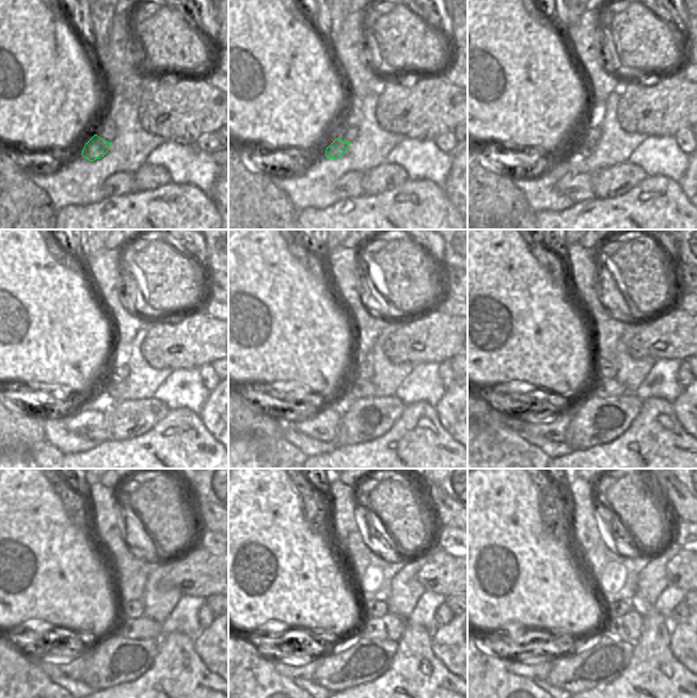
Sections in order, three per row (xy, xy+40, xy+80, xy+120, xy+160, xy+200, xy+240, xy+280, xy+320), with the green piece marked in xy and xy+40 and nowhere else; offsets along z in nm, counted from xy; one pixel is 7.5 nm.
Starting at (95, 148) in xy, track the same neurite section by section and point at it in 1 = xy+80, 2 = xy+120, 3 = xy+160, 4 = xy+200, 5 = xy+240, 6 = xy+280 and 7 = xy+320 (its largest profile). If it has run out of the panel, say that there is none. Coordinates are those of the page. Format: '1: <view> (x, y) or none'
1: xy+80 (582, 149)
2: xy+120 (112, 392)
3: xy+160 (360, 387)
4: xy+200 (603, 387)
5: xy+240 (142, 628)
6: xy+280 (390, 627)
7: xy+320 (628, 628)

